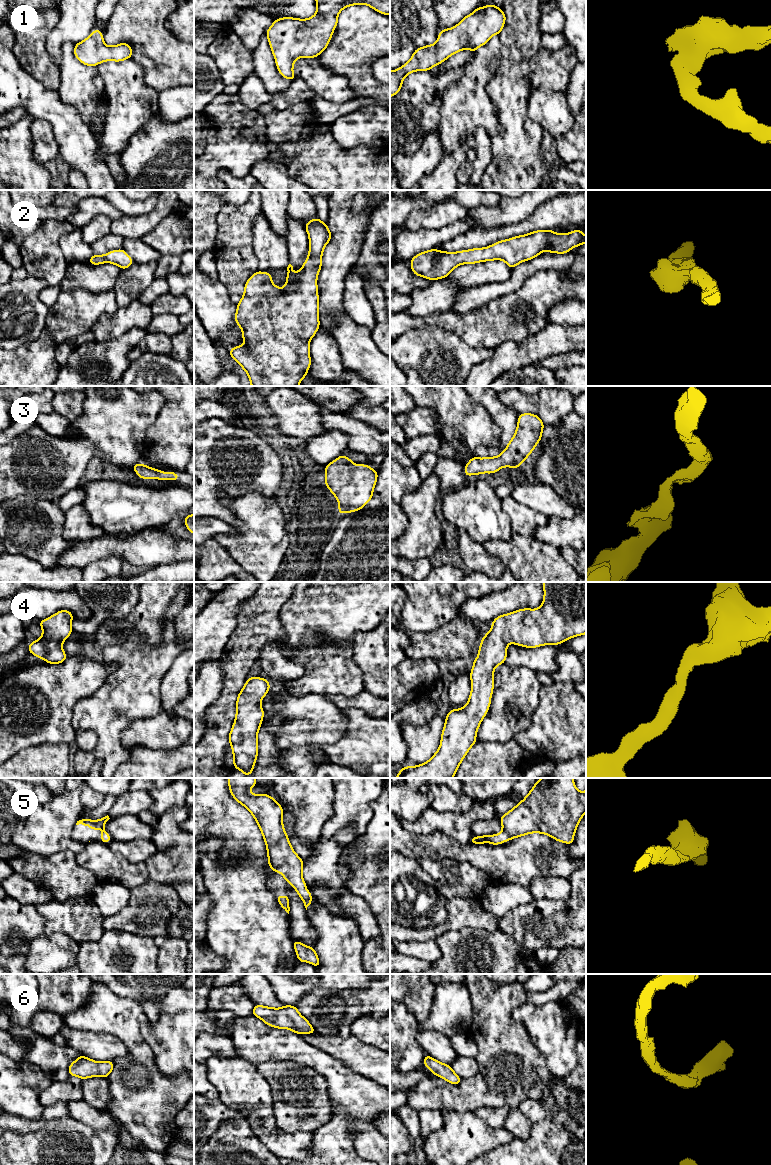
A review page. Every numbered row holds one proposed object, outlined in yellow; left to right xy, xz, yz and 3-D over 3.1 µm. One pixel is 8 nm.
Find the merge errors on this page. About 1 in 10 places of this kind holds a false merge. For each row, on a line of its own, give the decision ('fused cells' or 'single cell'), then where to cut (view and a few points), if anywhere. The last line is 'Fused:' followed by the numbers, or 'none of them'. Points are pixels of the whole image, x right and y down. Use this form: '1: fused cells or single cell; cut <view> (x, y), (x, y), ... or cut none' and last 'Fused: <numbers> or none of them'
1: single cell; cut none
2: single cell; cut none
3: single cell; cut none
4: single cell; cut none
5: single cell; cut none
6: single cell; cut none
Fused: none of them

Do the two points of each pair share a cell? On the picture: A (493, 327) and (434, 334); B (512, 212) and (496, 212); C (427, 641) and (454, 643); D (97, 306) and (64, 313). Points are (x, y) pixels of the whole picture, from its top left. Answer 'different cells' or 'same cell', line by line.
A: different cells
B: same cell
C: same cell
D: same cell

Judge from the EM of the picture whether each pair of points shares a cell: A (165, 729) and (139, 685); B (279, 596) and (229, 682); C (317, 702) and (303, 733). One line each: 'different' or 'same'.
A: different
B: same
C: same

